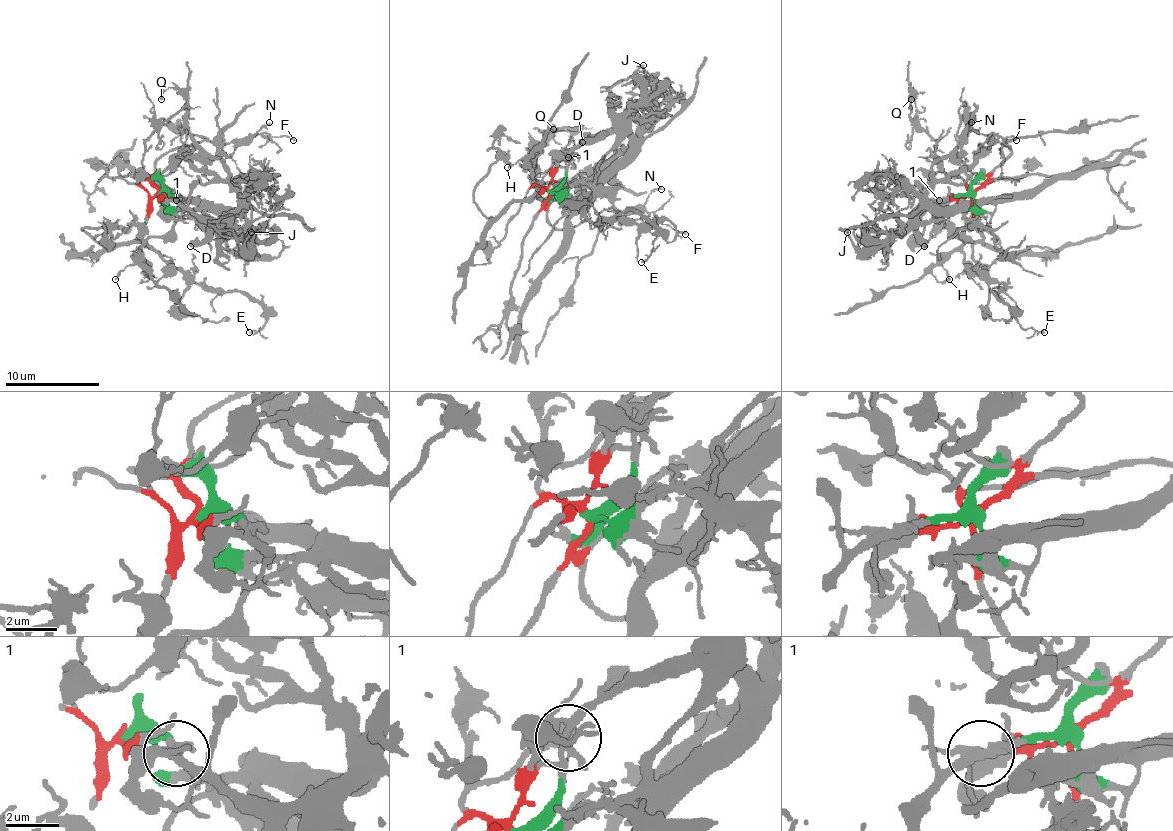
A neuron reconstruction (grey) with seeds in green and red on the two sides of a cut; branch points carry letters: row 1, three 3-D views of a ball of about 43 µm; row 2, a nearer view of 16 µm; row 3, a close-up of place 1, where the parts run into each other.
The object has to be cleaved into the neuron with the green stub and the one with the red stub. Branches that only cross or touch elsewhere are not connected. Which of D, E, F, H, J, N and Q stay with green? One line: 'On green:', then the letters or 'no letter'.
On green: D, J

